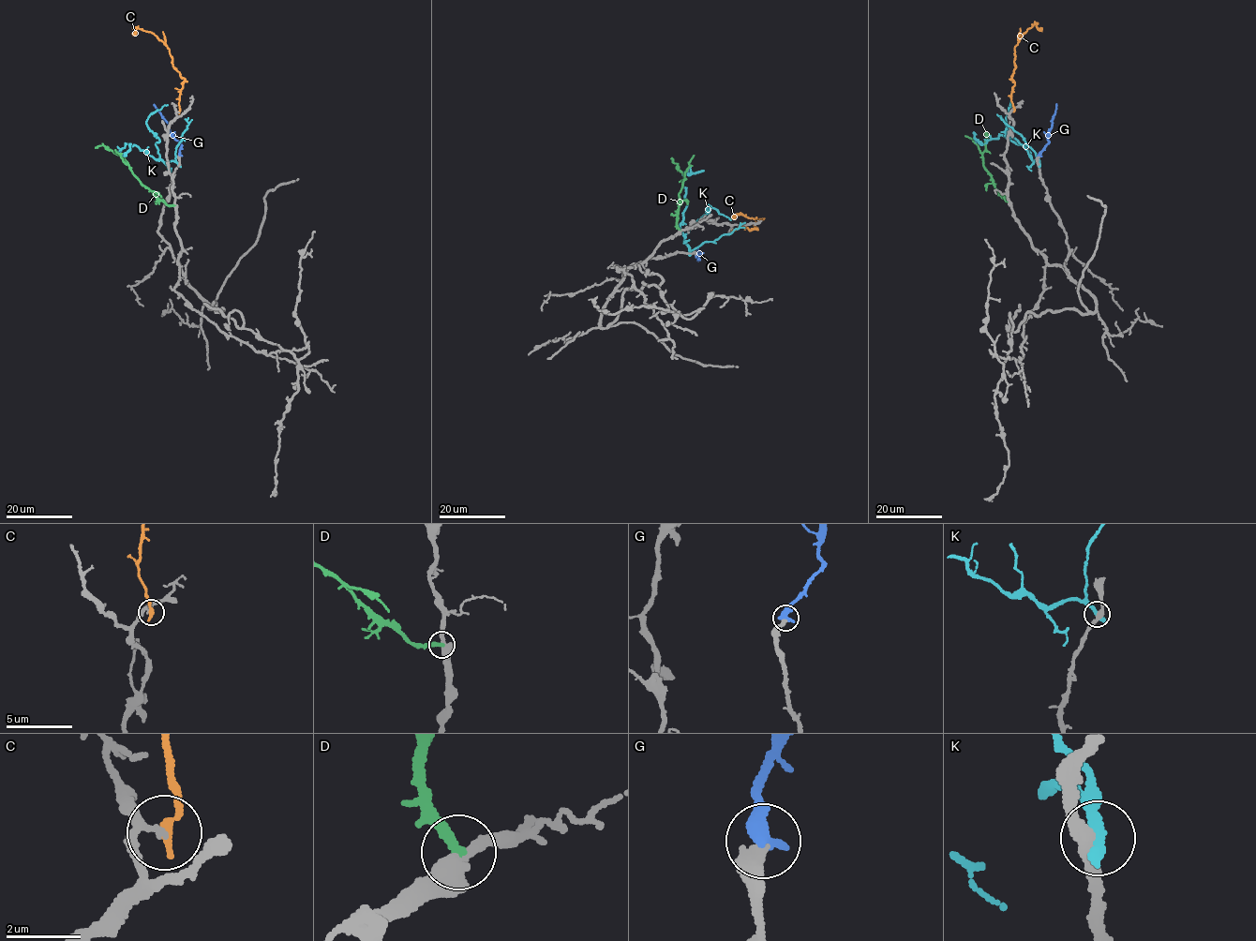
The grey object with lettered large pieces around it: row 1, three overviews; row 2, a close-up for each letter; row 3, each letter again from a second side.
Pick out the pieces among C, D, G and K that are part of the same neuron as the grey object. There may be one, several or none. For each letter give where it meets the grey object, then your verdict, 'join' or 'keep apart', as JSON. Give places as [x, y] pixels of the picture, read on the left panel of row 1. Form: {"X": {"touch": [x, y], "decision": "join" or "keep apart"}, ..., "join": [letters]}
{"C": {"touch": [178, 112], "decision": "keep apart"}, "D": {"touch": [174, 205], "decision": "keep apart"}, "G": {"touch": [180, 155], "decision": "join"}, "K": {"touch": [178, 164], "decision": "keep apart"}, "join": ["G"]}

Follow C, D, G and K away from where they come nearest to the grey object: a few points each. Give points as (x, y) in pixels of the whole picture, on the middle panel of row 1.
C: (732, 231), (740, 227), (755, 230), (755, 223), (760, 218), (742, 215), (731, 218)
D: (680, 231), (677, 218), (679, 194), (685, 179), (677, 164), (670, 158)
G: (695, 254), (698, 260), (698, 247)
K: (689, 254), (680, 225), (687, 205), (682, 174), (703, 170)

